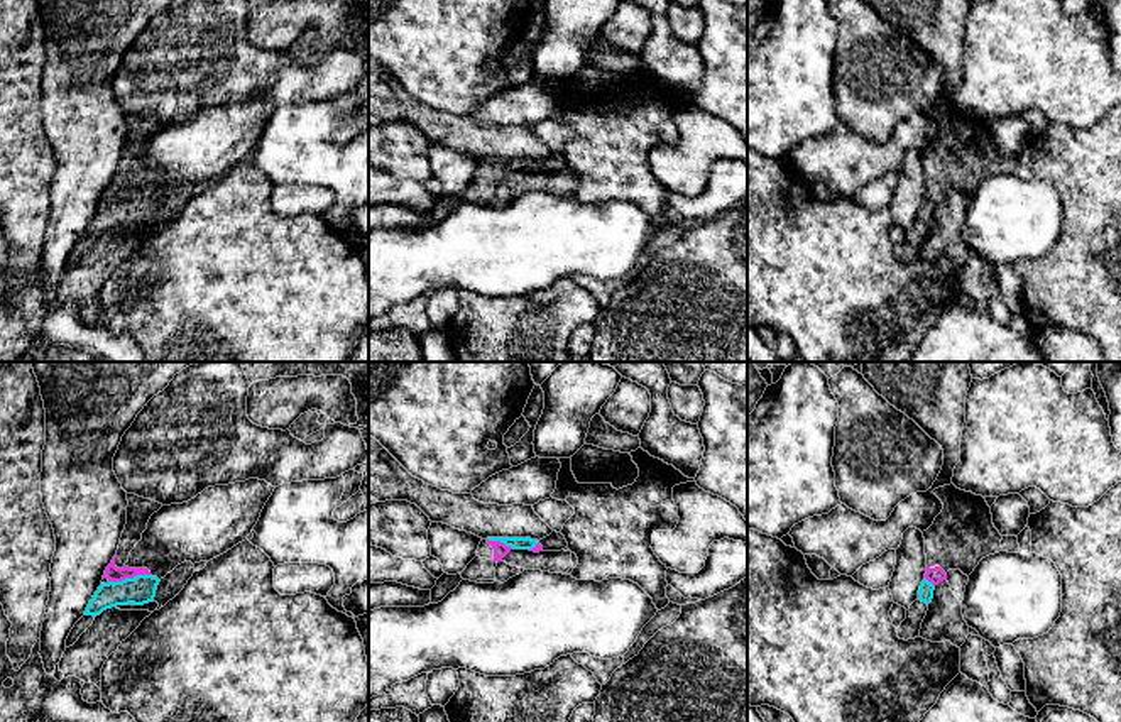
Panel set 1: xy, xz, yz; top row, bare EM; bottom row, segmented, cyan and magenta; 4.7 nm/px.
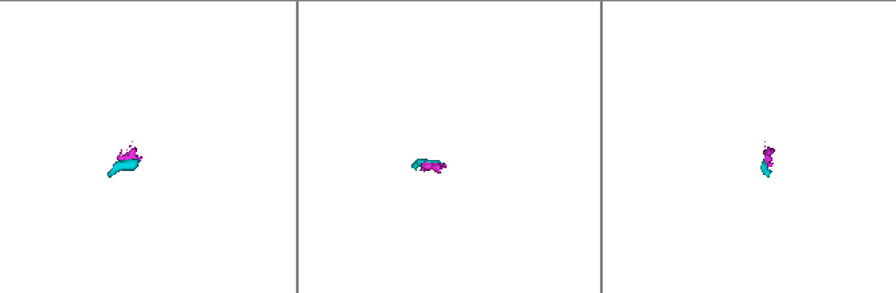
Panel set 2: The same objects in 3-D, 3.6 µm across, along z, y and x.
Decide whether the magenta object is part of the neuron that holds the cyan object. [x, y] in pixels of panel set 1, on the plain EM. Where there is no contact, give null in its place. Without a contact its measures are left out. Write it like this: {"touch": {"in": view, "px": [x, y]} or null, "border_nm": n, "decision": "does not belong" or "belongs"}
{"touch": {"in": "xy", "px": [129, 200]}, "border_nm": 200, "decision": "belongs"}

